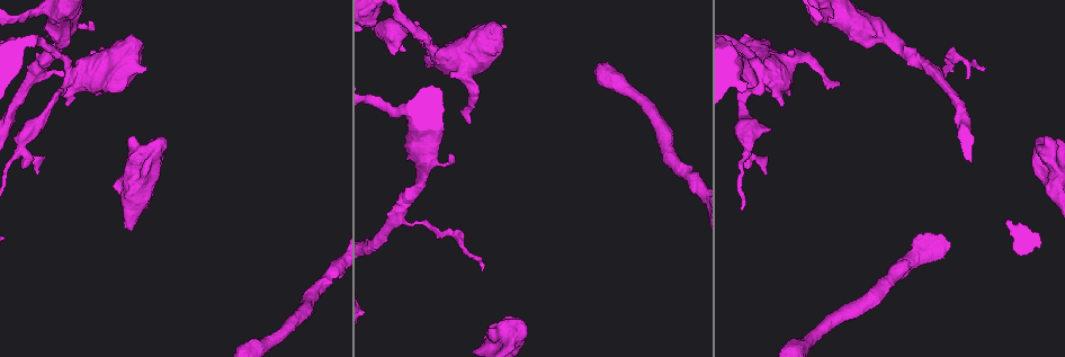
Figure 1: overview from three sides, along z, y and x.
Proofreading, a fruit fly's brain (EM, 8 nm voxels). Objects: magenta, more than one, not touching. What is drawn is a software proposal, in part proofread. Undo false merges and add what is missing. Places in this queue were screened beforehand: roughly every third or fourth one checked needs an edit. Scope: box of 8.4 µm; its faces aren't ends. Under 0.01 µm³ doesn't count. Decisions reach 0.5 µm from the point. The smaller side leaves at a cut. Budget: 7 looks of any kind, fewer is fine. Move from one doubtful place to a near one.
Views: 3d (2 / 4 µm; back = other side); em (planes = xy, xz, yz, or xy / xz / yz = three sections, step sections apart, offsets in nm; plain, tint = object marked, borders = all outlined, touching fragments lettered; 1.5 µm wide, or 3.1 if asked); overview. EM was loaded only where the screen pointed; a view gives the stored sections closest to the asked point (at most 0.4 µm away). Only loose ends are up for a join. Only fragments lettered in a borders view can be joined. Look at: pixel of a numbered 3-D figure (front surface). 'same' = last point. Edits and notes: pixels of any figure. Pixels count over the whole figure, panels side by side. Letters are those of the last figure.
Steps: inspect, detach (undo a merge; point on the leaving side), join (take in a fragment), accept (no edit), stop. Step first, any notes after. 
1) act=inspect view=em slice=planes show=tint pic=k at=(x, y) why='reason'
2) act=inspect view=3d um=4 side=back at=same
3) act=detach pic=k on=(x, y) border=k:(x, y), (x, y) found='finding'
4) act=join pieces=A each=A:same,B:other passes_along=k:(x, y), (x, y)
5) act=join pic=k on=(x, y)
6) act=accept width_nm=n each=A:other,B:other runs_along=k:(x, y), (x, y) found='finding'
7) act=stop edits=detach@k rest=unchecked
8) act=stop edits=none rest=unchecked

act=inspect view=em slice=planes show=borders pic=1 at=(39, 171) why='branch stops here'

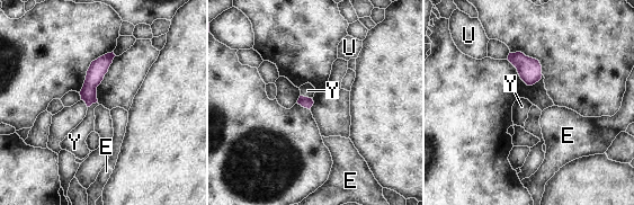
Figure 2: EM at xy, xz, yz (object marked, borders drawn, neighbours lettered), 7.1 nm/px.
act=accept each=E:other,U:other,Y:other found='none of them fits'

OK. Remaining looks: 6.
act=inspect view=3d um=4 pic=1 at=(967, 77) why='free end'

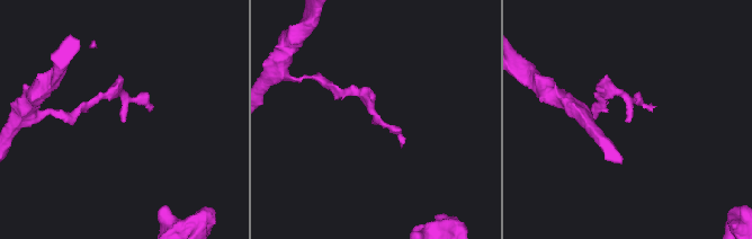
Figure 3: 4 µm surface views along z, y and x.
act=inspect view=em slice=planes show=tint pic=3 at=(122, 120)

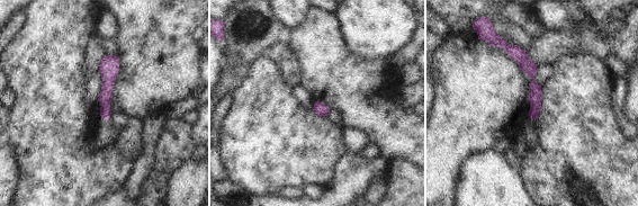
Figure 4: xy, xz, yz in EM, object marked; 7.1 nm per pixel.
act=inspect view=em slice=planes show=borders at=same why='what lies round it'

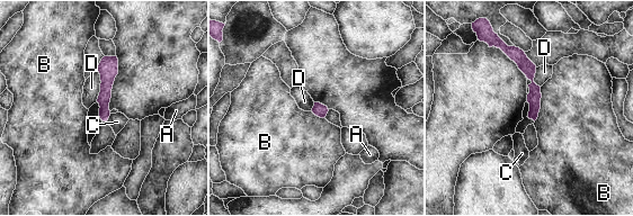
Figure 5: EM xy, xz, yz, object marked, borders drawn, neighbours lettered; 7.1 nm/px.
act=accept longest_contact=B:260nm each=A:other,B:other,C:other,D:other border=5:(541, 87), (541, 108), (534, 120) found='none of them fits'

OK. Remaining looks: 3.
act=inspect view=em slice=planes show=tint pic=1 at=(838, 86)

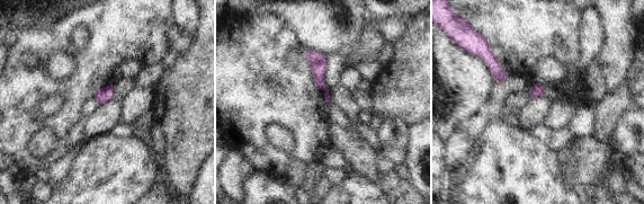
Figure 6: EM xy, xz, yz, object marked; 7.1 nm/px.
act=inspect view=em slice=planes show=borders at=same

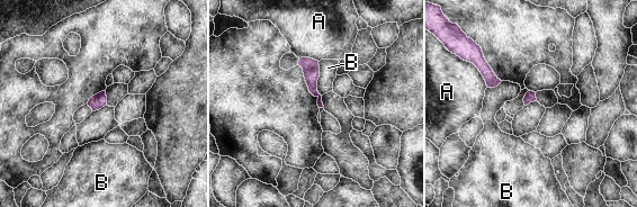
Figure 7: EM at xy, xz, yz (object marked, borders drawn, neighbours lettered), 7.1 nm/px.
act=accept each=A:other,B:other border=7:(317, 62), (317, 92), (321, 96) found='none of them fits'

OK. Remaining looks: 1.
act=stop edits=none rest=unchecked

